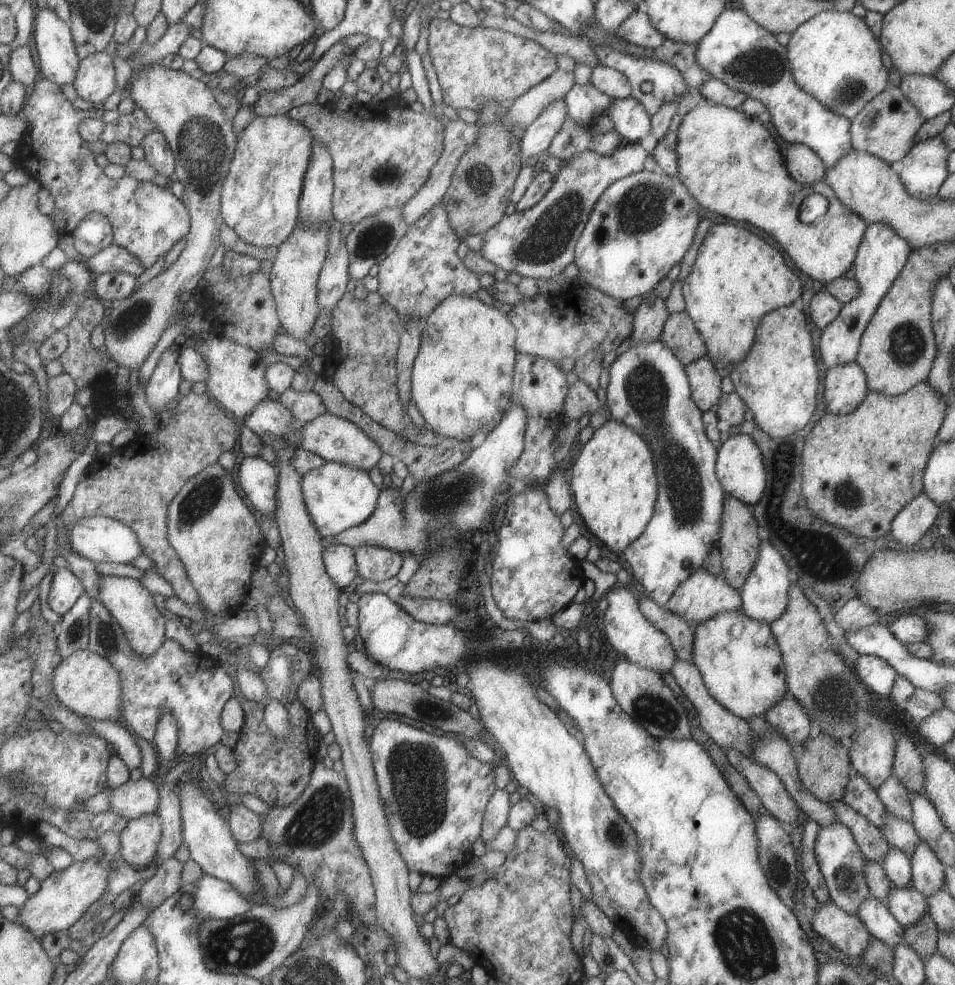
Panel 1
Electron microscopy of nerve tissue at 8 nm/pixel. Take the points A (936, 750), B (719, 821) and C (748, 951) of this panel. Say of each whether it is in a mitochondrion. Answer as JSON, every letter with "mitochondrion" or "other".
{"A":"other","B":"other","C":"mitochondrion"}

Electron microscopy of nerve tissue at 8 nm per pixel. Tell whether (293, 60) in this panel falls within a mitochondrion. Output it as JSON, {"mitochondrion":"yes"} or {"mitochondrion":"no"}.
{"mitochondrion":"no"}

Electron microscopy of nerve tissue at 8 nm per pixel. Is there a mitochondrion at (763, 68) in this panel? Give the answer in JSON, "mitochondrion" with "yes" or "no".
{"mitochondrion":"yes"}

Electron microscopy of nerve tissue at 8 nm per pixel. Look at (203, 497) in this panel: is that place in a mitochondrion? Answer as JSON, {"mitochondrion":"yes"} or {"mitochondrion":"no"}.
{"mitochondrion":"yes"}

